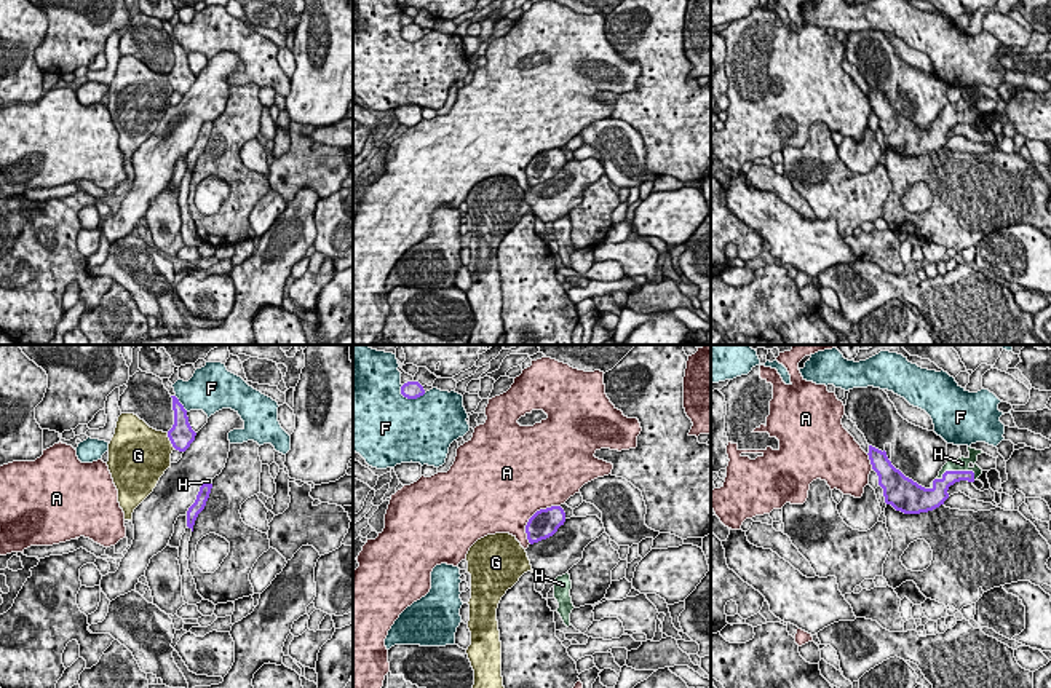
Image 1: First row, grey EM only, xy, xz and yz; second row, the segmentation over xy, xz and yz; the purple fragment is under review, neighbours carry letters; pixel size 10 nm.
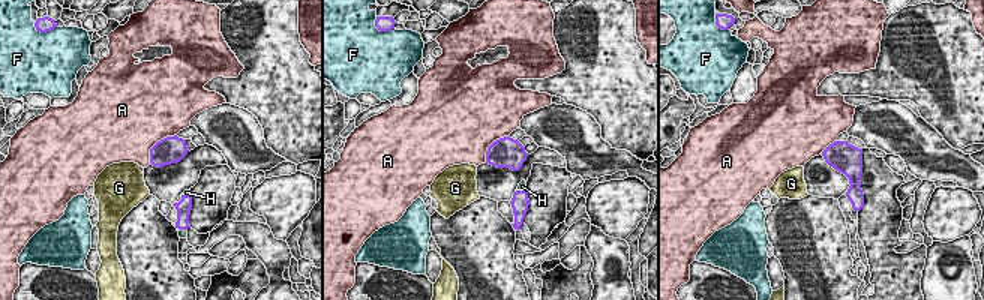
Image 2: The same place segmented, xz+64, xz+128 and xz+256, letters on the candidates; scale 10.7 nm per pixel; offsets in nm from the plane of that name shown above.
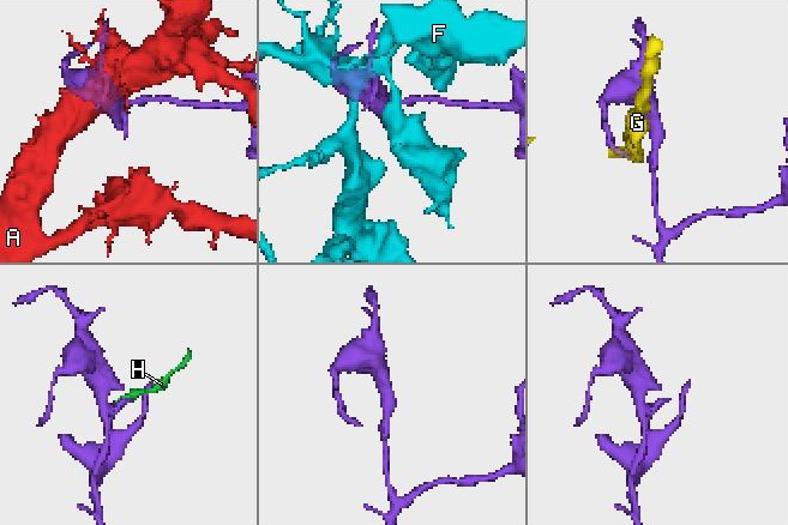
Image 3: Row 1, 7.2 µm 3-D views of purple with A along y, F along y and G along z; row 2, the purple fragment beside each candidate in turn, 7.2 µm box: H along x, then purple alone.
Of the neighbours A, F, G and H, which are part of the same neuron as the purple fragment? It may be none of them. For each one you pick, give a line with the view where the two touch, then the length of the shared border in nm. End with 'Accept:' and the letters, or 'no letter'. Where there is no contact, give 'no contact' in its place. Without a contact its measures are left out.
H: yz | 400 nm
Accept: H

